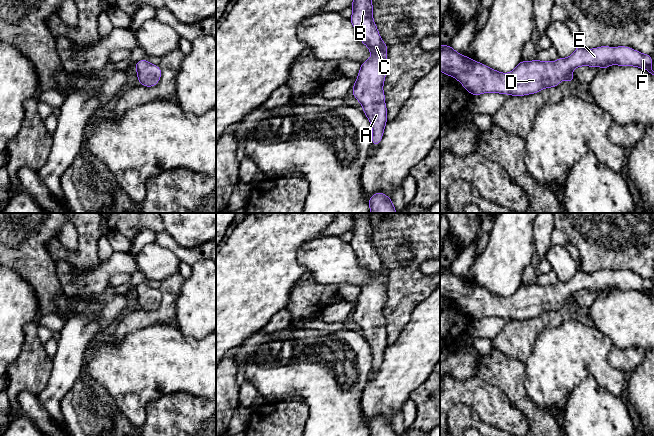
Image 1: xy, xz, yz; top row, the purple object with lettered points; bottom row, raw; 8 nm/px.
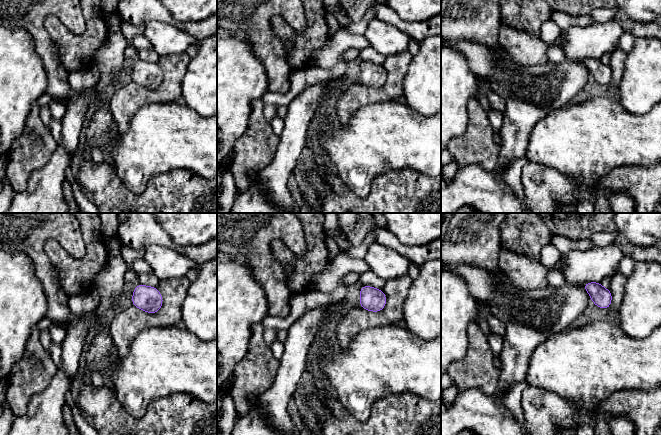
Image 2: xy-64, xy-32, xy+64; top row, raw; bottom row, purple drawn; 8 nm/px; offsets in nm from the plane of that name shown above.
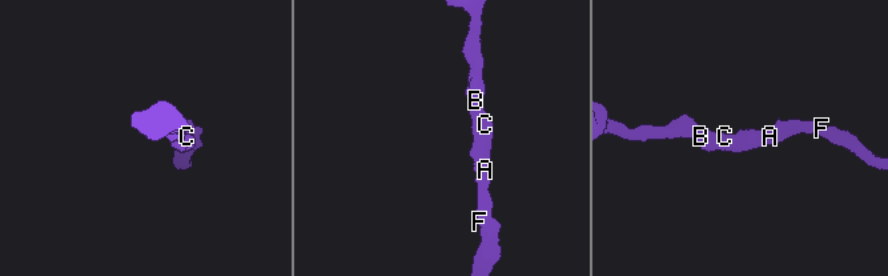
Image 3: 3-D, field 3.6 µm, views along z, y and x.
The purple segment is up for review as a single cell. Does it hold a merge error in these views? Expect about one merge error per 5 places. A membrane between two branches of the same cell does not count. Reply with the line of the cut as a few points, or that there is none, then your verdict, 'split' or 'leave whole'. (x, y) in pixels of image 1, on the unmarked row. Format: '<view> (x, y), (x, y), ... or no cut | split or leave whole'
no cut | leave whole

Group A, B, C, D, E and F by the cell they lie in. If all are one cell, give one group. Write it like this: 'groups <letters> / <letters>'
groups A B C D E F

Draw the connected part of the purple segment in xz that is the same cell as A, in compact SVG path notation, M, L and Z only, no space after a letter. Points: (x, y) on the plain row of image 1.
M353 213L351 245L359 264L371 277L371 282L360 287L360 295L352 312L353 320L363 331L372 351L372 370L377 371L384 359L387 331L383 308L386 302L388 270L383 266L373 244L371 216Z

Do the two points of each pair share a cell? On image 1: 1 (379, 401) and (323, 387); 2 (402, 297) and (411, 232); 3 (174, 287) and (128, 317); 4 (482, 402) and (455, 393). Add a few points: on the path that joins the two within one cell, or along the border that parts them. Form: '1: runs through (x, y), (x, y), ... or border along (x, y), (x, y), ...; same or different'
1: border along (369, 375), (360, 400), (360, 409), (365, 420); different
2: runs through (407, 281), (413, 264), (418, 258), (418, 248); same
3: runs through (168, 301), (154, 317), (142, 317); same
4: runs through (475, 395), (473, 393), (462, 393); same

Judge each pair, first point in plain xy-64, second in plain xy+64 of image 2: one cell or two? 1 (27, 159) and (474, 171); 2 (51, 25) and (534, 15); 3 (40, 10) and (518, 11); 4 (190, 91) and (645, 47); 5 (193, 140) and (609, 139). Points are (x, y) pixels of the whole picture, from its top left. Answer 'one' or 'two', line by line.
1: two
2: one
3: two
4: one
5: one

